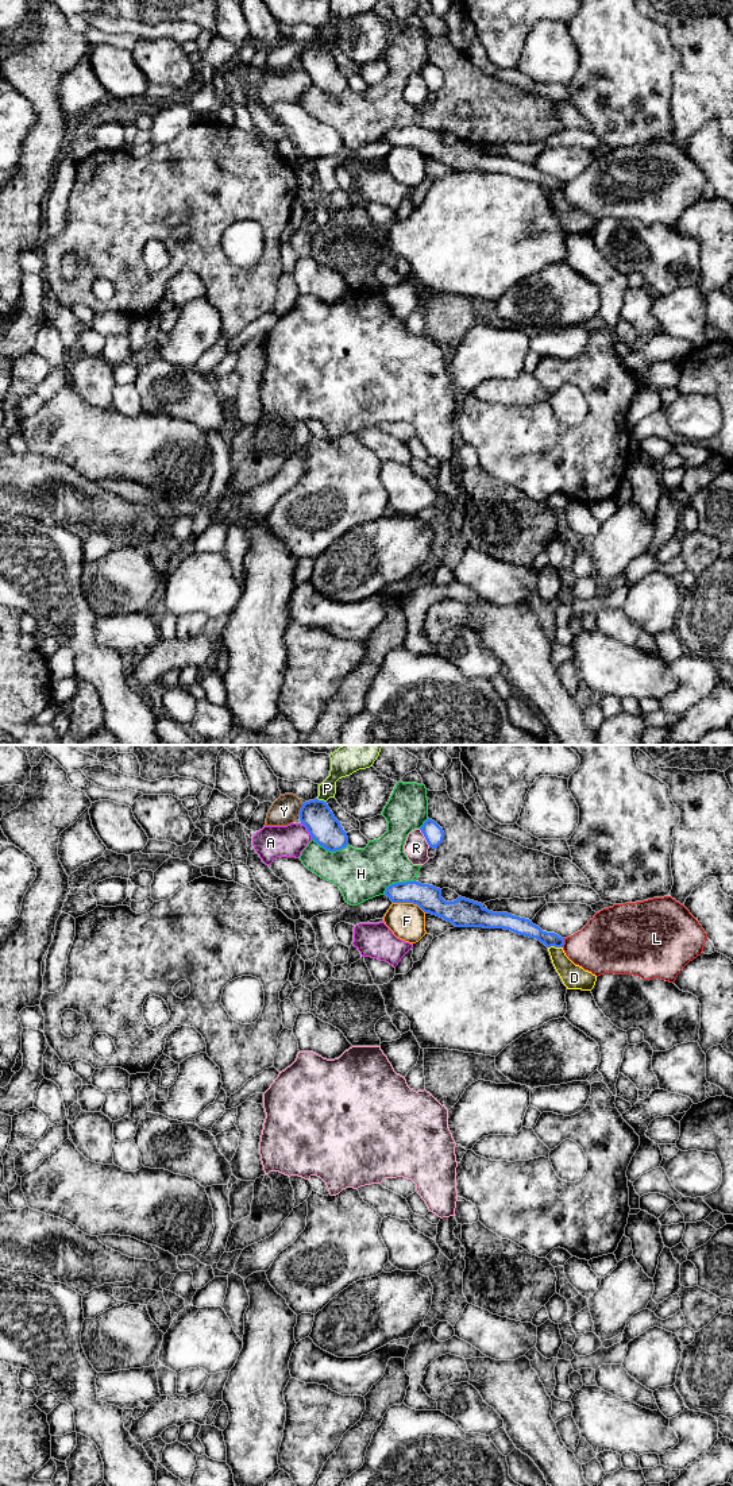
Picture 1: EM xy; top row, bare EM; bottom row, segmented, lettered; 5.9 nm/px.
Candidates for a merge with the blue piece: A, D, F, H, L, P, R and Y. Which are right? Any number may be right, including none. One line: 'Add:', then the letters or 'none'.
Add: none

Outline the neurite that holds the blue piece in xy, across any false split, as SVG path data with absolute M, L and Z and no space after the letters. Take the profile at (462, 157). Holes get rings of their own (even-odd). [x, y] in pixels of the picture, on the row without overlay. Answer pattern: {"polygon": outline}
{"polygon": "M418 126L396 127L386 132L385 139L393 147L413 147L424 157L440 161L455 171L504 173L516 178L536 182L547 192L563 192L564 182L543 175L529 163L508 157L493 157L482 147L459 140L454 146L441 142L441 134Z"}

